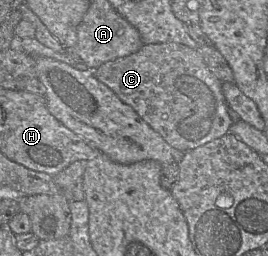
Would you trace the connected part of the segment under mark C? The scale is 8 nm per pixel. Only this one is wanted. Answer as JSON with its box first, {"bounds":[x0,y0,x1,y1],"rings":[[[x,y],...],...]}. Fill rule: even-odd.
{"bounds":[94,42,233,151],"rings":[[[175,42],[144,44],[137,52],[107,61],[94,71],[96,78],[108,86],[173,148],[188,151],[228,133],[233,120],[222,91],[222,82],[209,70],[199,48]]]}

